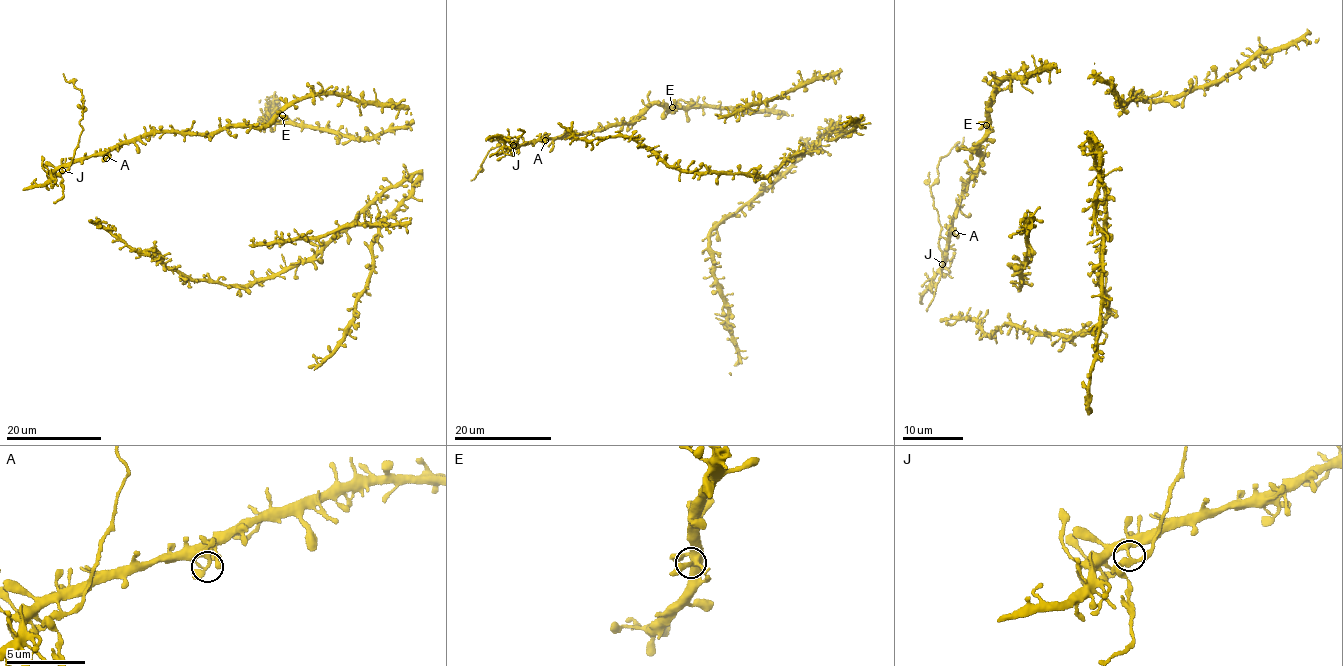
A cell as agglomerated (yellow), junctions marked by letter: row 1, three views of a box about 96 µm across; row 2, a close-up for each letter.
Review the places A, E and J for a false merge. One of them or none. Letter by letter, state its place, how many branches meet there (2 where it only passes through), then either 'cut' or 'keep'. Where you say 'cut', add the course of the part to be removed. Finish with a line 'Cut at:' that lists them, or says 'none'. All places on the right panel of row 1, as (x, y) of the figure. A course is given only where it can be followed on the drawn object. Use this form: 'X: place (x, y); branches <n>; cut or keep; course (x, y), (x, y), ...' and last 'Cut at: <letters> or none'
A: place (955, 233); branches 3; keep
E: place (986, 125); branches 3; keep
J: place (942, 264); branches 3; cut; course (942, 264), (940, 223), (931, 185), (938, 175), (937, 163), (959, 146), (963, 137)
Cut at: J

